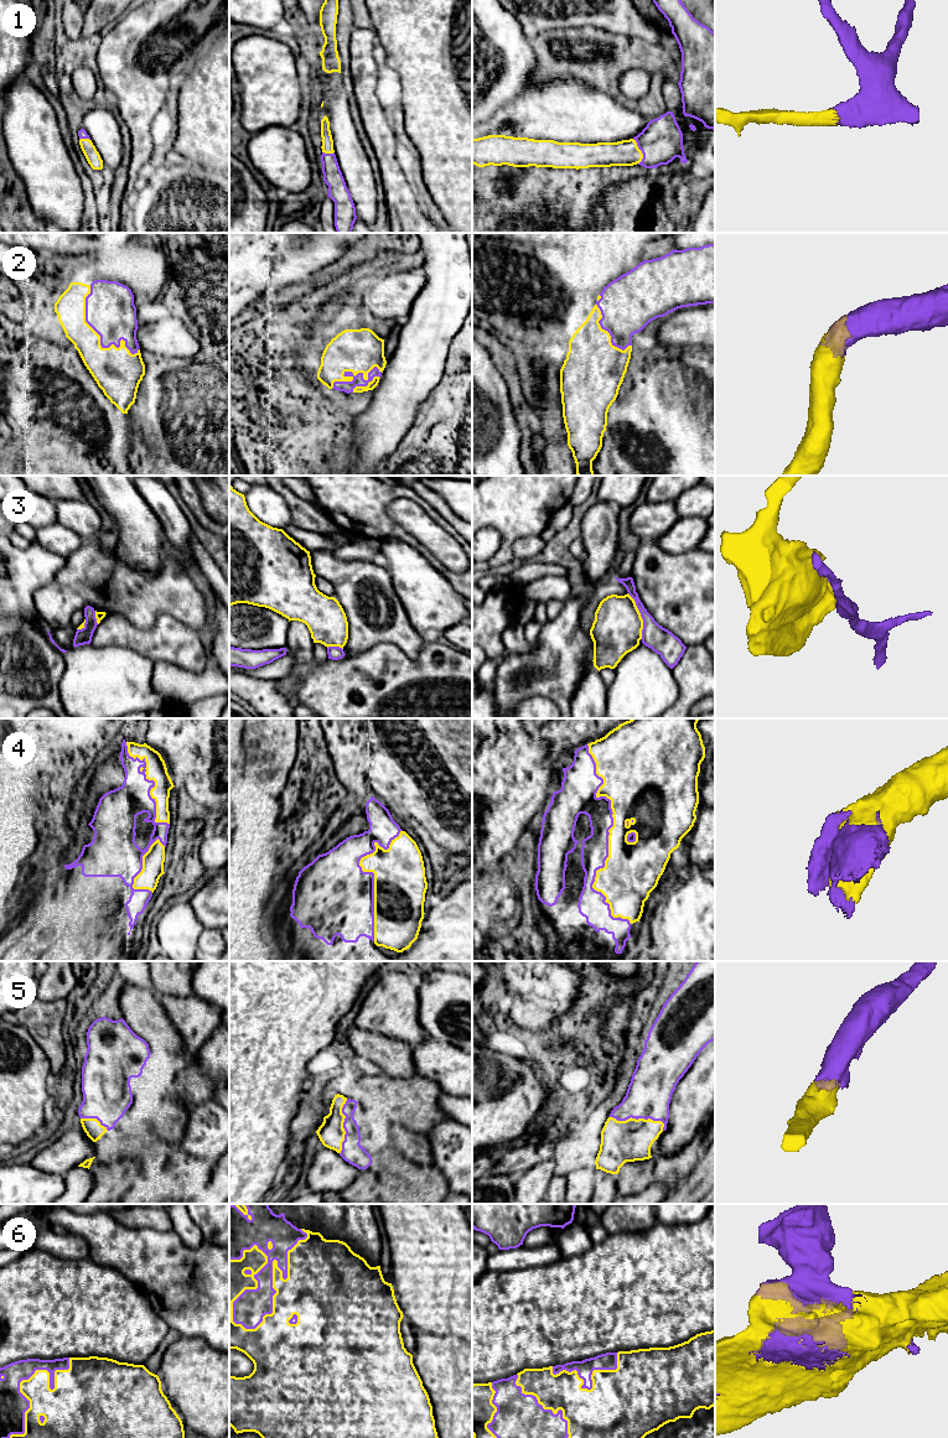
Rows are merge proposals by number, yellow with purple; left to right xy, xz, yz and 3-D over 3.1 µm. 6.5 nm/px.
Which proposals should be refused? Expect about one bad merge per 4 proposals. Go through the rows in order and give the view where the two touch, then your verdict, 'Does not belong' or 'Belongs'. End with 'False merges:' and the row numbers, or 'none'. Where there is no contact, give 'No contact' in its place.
1: Touches yellow in yz. Belongs
2: Touches yellow in xz. Belongs
3: Touches yellow in yz. Does not belong
4: Touches yellow in yz. Belongs
5: Touches yellow in yz. Belongs
6: Touches yellow in xz. Belongs
False merges: 3

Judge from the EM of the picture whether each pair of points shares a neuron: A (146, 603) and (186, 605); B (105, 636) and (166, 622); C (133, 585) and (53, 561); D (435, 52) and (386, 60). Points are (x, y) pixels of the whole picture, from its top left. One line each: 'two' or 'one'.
A: one
B: one
C: two
D: one

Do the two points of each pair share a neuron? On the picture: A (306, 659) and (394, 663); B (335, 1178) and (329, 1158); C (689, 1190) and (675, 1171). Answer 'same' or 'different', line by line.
A: same
B: same
C: different

